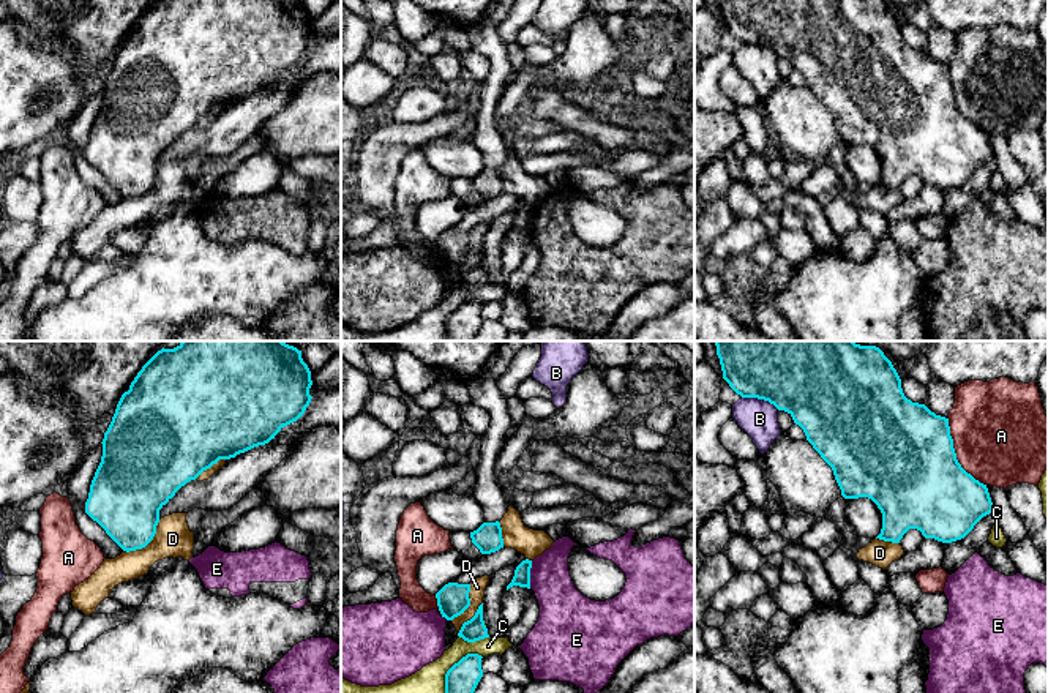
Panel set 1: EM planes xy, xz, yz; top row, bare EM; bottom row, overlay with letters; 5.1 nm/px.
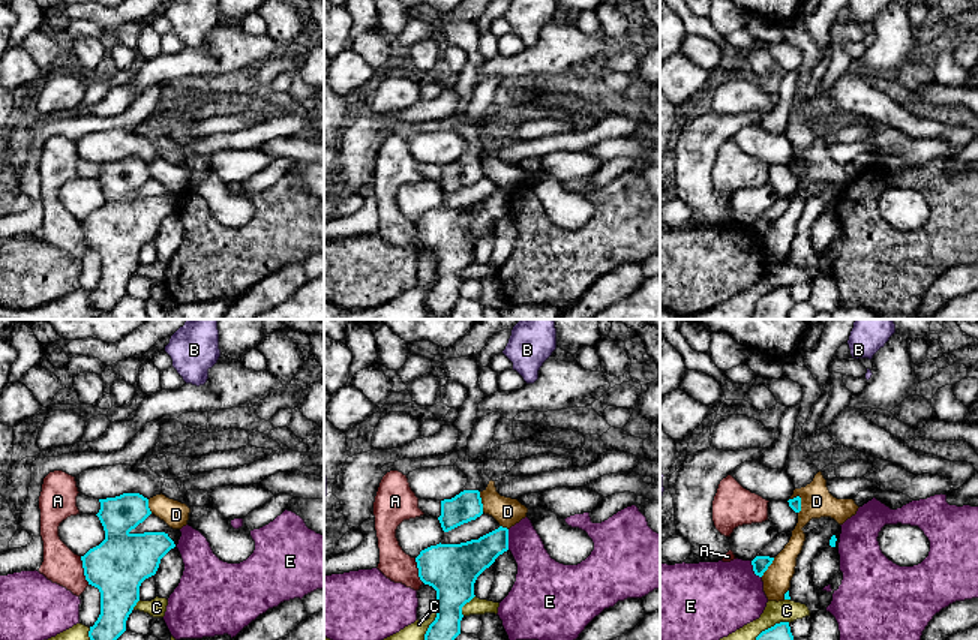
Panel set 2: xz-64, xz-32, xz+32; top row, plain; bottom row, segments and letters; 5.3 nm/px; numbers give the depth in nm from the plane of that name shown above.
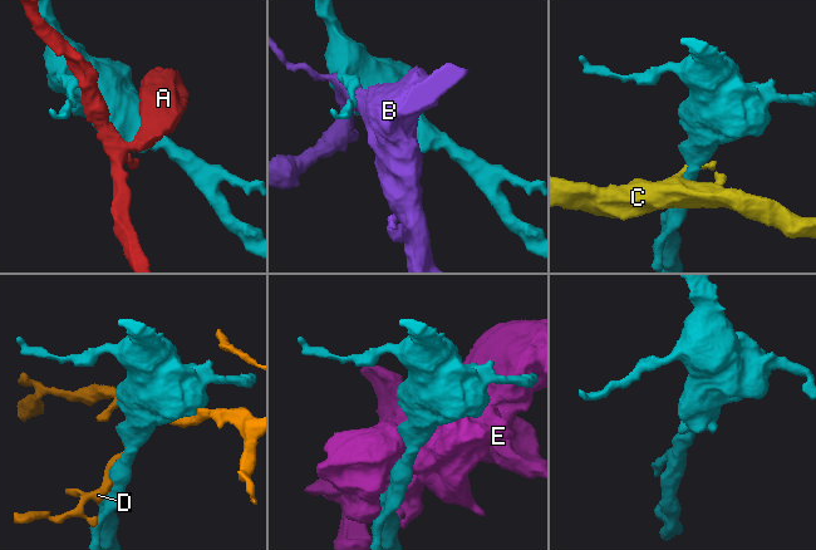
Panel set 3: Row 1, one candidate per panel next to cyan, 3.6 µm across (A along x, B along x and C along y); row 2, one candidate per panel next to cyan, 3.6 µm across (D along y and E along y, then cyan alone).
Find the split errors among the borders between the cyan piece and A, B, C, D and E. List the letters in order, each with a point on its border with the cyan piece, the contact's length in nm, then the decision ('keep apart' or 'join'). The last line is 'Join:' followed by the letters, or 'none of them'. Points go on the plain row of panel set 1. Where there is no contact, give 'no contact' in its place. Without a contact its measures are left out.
A: yz (955, 101) | 400 nm | keep apart
B: yz (761, 44) | 200 nm | keep apart
C: xz (452, 313) | 280 nm | keep apart
D: xy (147, 190) | 260 nm | keep apart
E: xz (529, 221) | 140 nm | keep apart
Join: none of them

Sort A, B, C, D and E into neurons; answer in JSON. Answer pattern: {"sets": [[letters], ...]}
{"sets": [["A"], ["B"], ["C"], ["D"], ["E"]]}

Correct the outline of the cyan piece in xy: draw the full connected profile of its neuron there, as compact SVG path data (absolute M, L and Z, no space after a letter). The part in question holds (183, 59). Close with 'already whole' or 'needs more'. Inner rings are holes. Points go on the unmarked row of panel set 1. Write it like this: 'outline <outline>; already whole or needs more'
outline M155 0L137 19L117 51L112 68L104 79L103 103L90 131L85 159L96 167L106 180L126 199L145 194L156 180L159 156L188 128L196 126L204 117L219 106L230 106L254 93L265 92L287 71L297 68L311 49L309 35L313 32L311 17L301 0Z; already whole

